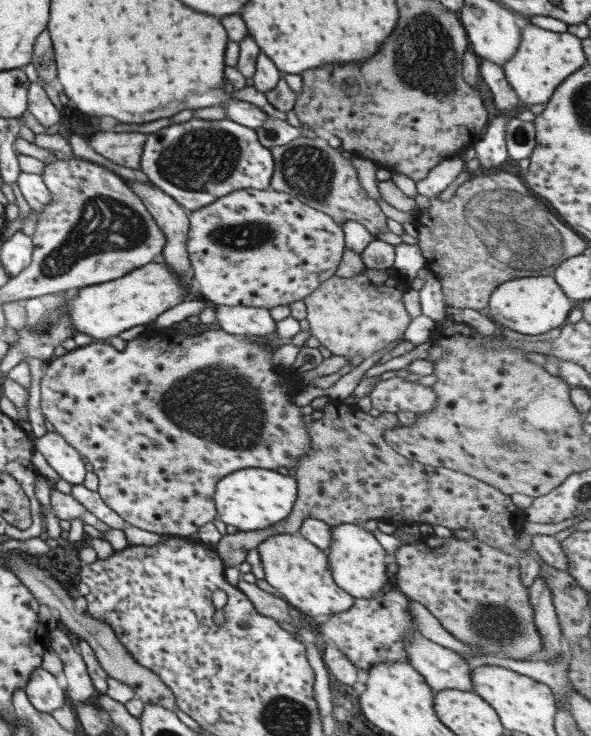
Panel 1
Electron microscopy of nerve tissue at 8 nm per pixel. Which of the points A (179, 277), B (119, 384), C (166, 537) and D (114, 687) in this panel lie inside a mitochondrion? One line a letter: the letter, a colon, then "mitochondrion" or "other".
A: other
B: other
C: other
D: other

